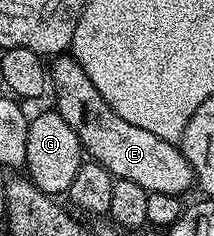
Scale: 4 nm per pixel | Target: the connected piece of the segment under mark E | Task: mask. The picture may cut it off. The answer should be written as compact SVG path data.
M58 55L49 62L48 81L52 86L52 97L56 111L76 131L83 150L93 160L99 161L105 169L119 181L140 183L147 193L185 194L189 185L195 184L194 172L181 148L173 141L160 139L160 135L152 135L152 131L144 131L128 123L128 119L120 119L108 103L104 103L104 95L96 91L92 79L80 67L80 63L72 55Z

